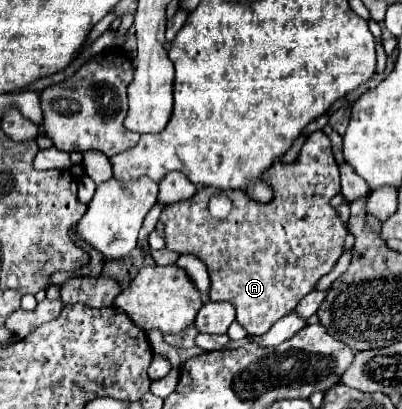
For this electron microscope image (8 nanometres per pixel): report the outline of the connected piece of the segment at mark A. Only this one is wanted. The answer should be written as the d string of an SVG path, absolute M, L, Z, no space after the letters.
M325 132L309 134L301 154L295 162L275 162L265 180L273 186L273 200L269 204L259 204L247 198L243 190L229 190L227 196L233 200L233 210L227 218L217 220L209 214L209 198L217 194L217 188L199 188L195 196L169 204L161 212L161 222L165 226L165 246L179 254L197 256L209 270L213 302L231 302L237 308L237 322L249 334L265 334L279 318L291 314L297 304L315 290L319 278L323 278L345 250L345 238L349 234L347 224L339 218L339 212L331 206L331 198L341 192L339 168L331 152L331 142Z

